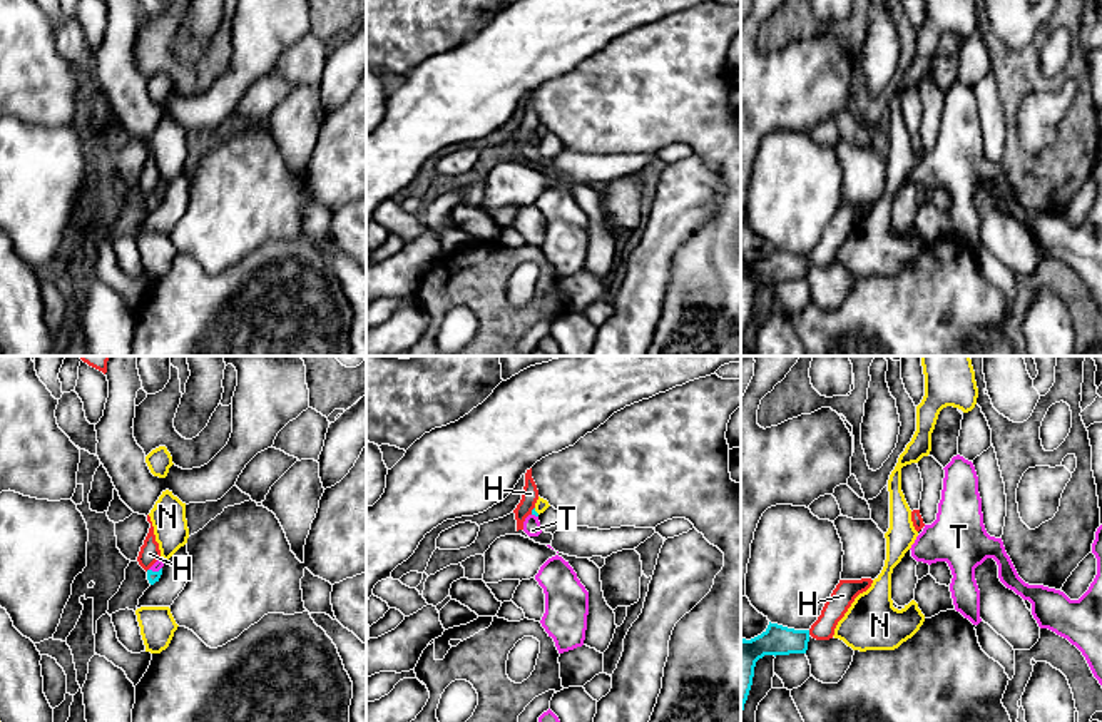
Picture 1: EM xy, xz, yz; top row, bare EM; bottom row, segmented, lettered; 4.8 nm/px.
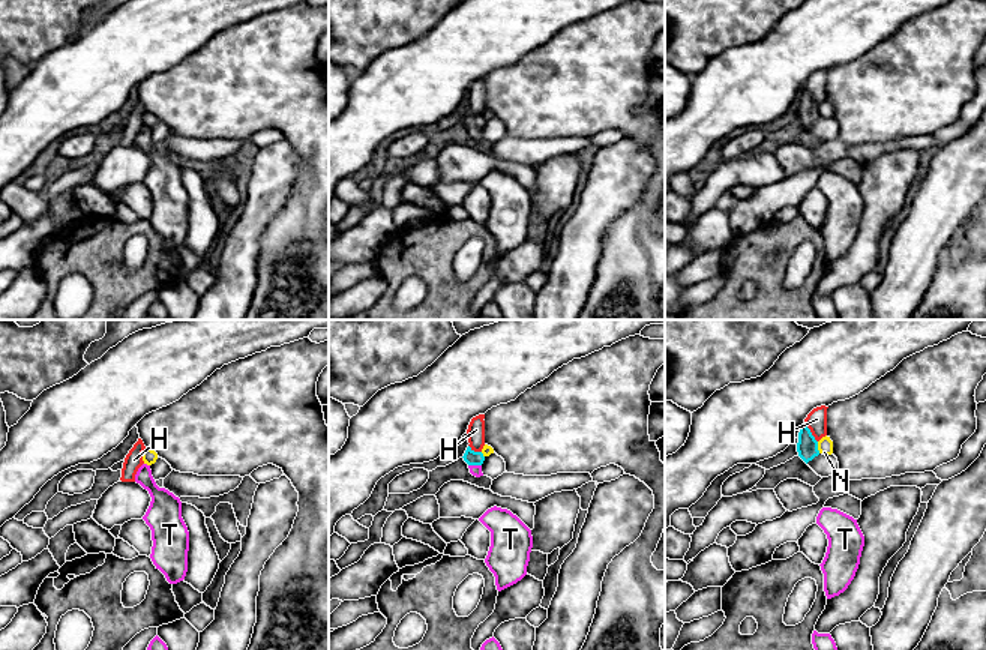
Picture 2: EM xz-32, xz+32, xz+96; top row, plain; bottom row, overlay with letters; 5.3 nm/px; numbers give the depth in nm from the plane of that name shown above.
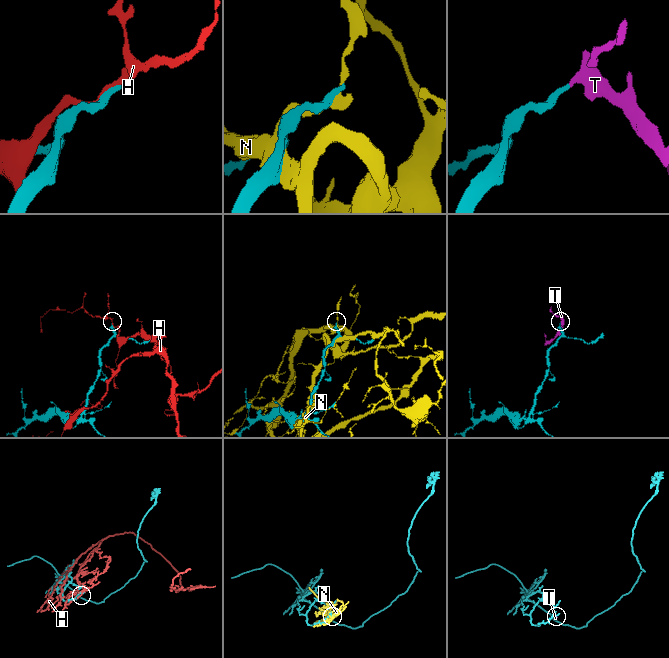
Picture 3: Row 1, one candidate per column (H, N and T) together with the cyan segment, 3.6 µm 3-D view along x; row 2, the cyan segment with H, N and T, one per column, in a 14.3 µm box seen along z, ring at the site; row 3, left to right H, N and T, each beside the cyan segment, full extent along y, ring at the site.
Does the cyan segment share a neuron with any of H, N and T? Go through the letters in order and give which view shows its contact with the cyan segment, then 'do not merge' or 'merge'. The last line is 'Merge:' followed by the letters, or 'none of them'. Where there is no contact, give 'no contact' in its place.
H: yz | do not merge
N: xz | do not merge
T: xy | merge
Merge: T

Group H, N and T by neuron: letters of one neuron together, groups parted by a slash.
H / N / T

